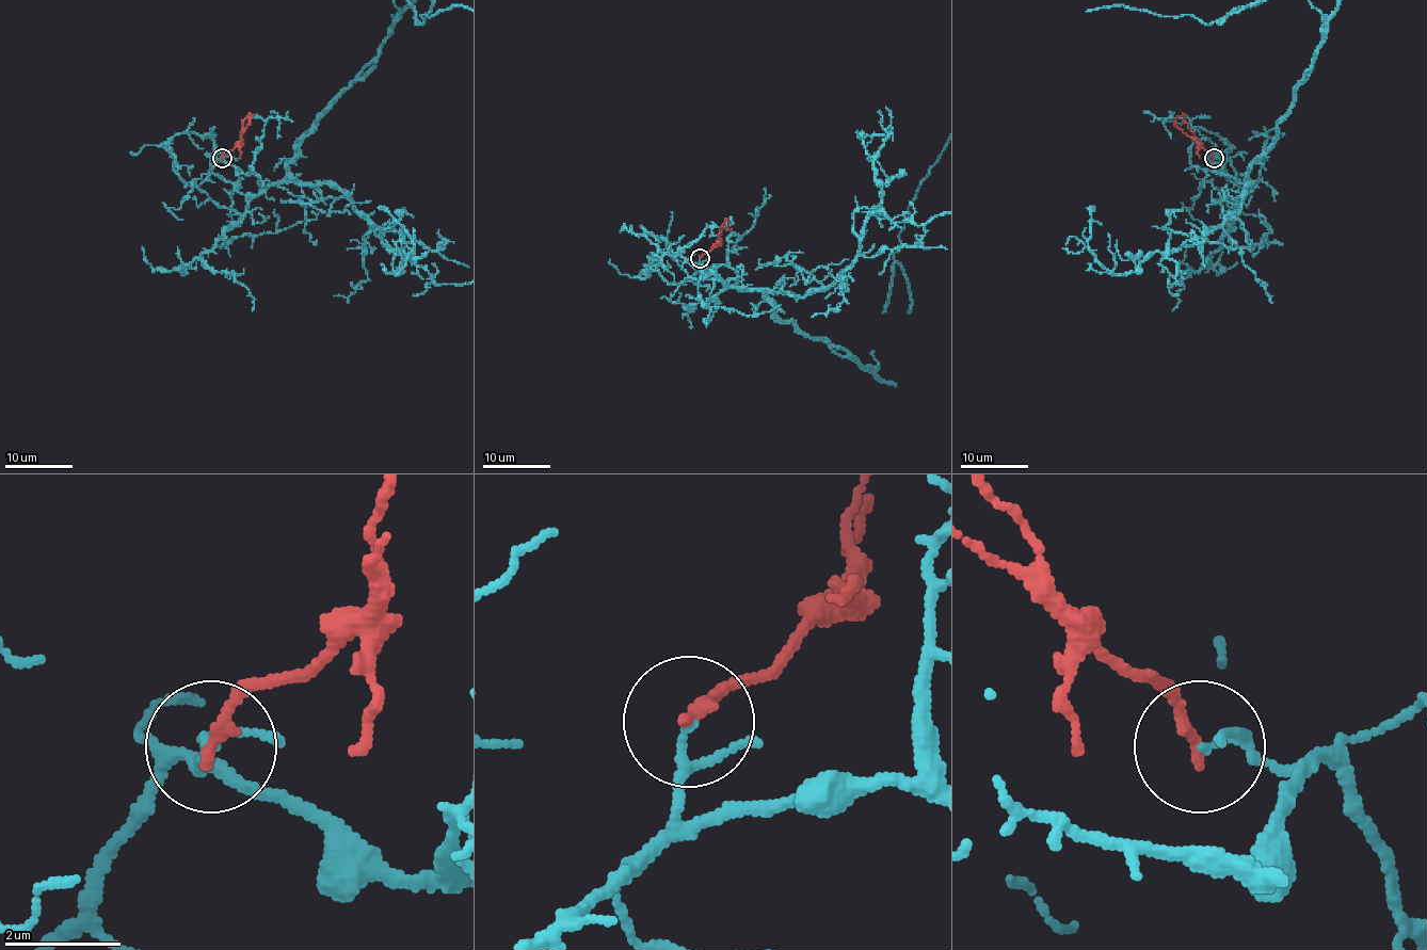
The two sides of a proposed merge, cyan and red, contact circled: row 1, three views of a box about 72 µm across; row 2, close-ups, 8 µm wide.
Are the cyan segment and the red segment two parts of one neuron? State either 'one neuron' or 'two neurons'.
two neurons

